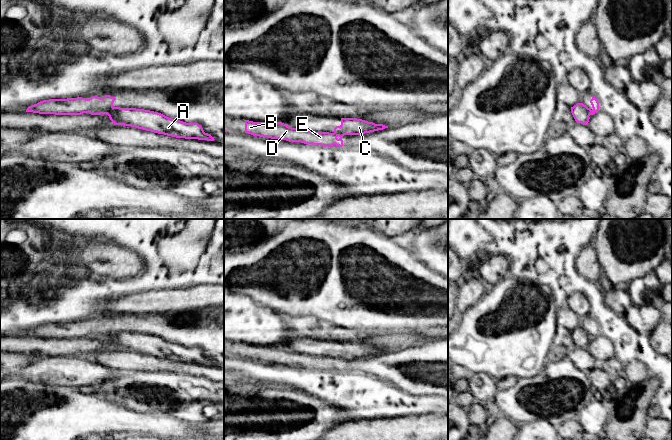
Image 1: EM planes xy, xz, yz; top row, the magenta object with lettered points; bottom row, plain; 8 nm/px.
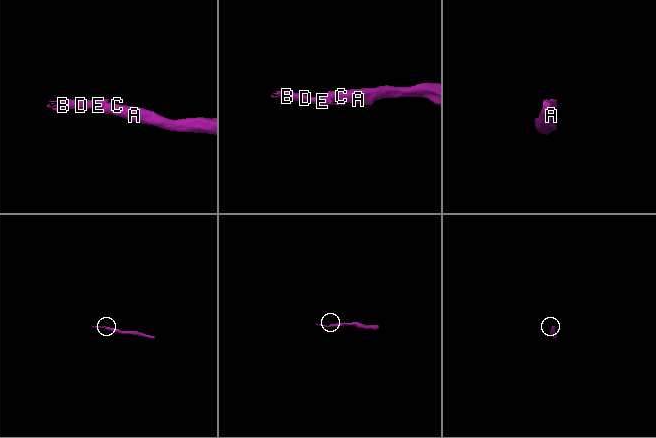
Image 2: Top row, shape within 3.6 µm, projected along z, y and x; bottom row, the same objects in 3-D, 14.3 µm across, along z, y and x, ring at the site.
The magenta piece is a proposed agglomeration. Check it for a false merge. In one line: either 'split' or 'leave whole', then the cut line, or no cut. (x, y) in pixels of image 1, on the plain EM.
split; cut in xy along (119, 331), (105, 337)

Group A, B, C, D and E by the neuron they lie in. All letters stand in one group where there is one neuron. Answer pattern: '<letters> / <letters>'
A C / B D E

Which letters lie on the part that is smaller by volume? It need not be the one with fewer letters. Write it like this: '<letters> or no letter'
B, D, E

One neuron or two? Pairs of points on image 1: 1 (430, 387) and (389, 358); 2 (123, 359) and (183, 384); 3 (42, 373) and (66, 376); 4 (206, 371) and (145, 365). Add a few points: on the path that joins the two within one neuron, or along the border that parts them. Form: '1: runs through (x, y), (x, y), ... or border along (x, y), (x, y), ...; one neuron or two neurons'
1: runs through (419, 383), (414, 383), (404, 378), (395, 369); one neuron
2: border along (173, 371), (127, 372); two neurons
3: runs through (48, 373), (60, 373); one neuron
4: runs through (191, 368), (160, 365); one neuron

